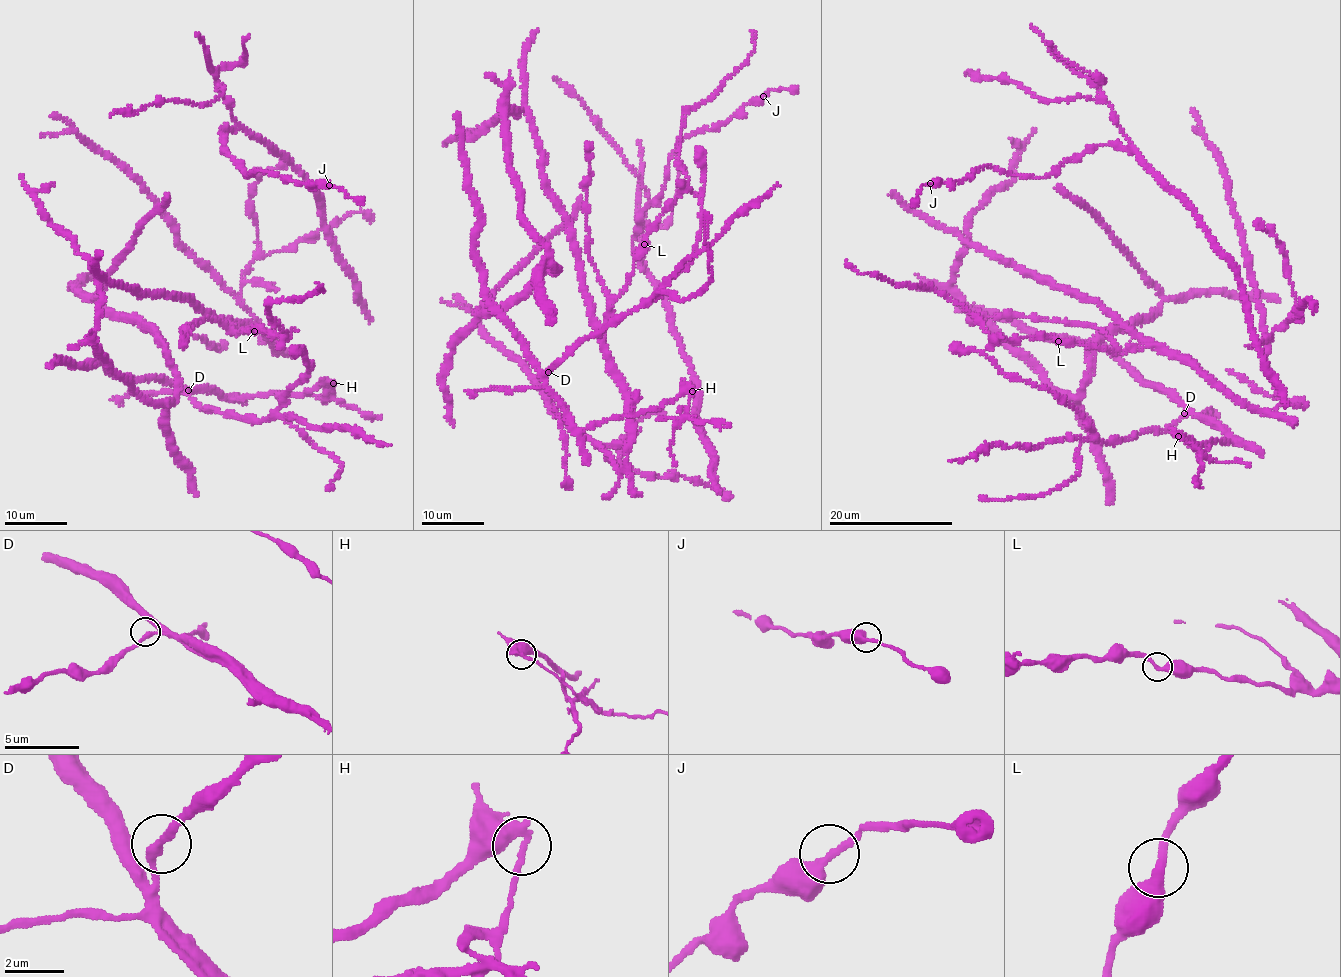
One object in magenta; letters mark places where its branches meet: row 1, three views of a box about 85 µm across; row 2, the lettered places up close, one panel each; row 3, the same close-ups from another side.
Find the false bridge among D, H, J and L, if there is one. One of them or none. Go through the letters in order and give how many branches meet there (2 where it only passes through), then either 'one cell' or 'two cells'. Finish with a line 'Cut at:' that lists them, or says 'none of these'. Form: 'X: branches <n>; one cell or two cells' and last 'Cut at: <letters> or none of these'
D: branches 2; one cell
H: branches 2; two cells
J: branches 2; one cell
L: branches 2; one cell
Cut at: H

